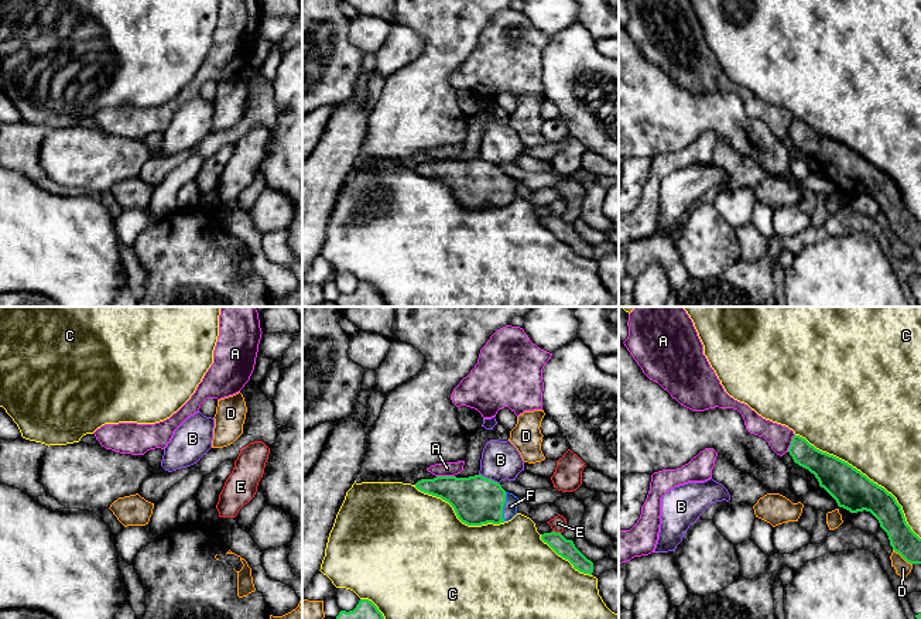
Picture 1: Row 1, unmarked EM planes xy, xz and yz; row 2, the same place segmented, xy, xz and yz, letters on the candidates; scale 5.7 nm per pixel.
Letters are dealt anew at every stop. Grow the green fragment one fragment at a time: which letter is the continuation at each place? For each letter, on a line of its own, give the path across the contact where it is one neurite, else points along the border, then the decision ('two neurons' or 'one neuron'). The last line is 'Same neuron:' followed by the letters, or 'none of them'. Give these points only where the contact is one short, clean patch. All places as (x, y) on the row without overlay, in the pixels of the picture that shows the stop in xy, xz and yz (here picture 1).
A: along xz (437, 158), (454, 160) | two neurons
B: along xz (479, 157), (499, 167) | two neurons
C: two neurons
D: two neurons
E: two neurons
F: across xz (476, 184), (503, 188), (510, 190) | one neuron
Same neuron: F

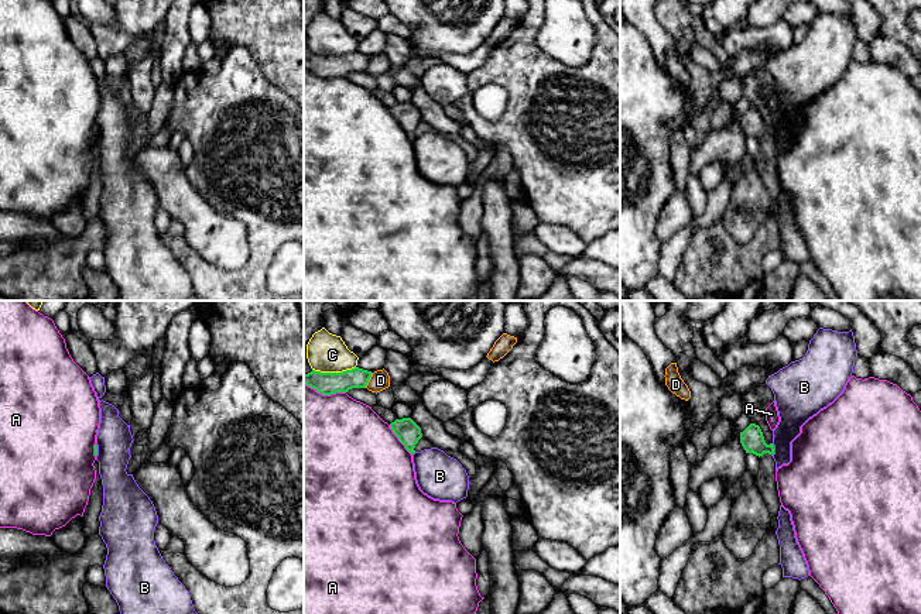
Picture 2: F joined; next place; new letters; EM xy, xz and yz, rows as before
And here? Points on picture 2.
A: two neurons
B: along yz (771, 127), (773, 139) | two neurons
C: along xz (355, 50), (341, 55), (312, 54) | two neurons
D: along xz (373, 57), (365, 71) | two neurons
Same neuron: none of them

